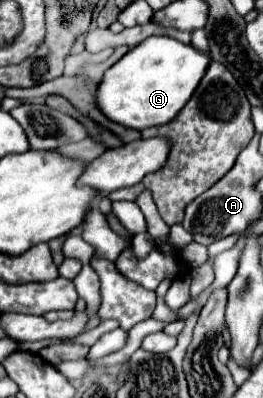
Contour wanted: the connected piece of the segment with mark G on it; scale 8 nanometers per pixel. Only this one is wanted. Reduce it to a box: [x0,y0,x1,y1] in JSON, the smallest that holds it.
[97,35,209,131]

